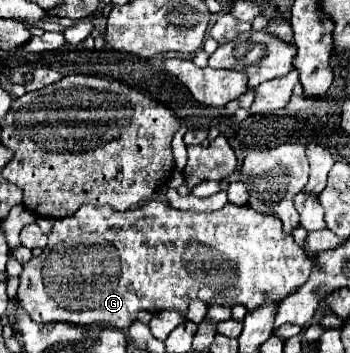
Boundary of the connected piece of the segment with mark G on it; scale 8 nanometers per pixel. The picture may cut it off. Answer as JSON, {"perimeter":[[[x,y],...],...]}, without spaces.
{"perimeter":[[[147,201],[127,211],[81,205],[71,217],[57,219],[43,253],[23,263],[17,297],[29,317],[39,323],[99,323],[125,331],[139,311],[173,309],[185,317],[189,303],[195,299],[209,305],[243,305],[253,311],[267,301],[285,299],[307,281],[311,269],[309,255],[295,243],[291,233],[283,231],[281,221],[273,215],[257,213],[247,205],[227,203],[221,211],[205,213],[175,209],[161,201]]]}

